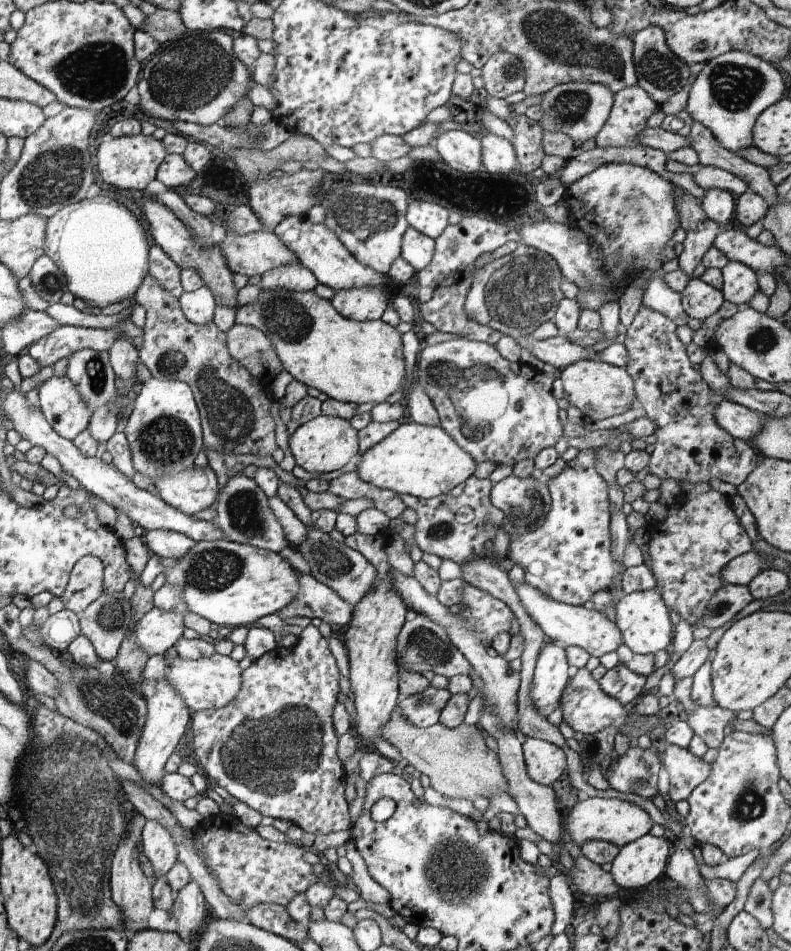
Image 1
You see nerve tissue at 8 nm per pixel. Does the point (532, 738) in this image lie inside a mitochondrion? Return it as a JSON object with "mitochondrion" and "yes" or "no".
{"mitochondrion":"no"}

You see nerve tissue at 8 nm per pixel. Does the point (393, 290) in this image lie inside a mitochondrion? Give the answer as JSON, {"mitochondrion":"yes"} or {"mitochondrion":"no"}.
{"mitochondrion":"no"}

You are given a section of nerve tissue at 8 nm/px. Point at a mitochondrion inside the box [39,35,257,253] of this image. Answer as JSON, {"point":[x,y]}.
{"point":[96,71]}

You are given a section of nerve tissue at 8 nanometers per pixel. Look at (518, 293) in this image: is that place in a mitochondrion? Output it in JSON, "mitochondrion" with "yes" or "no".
{"mitochondrion":"yes"}

